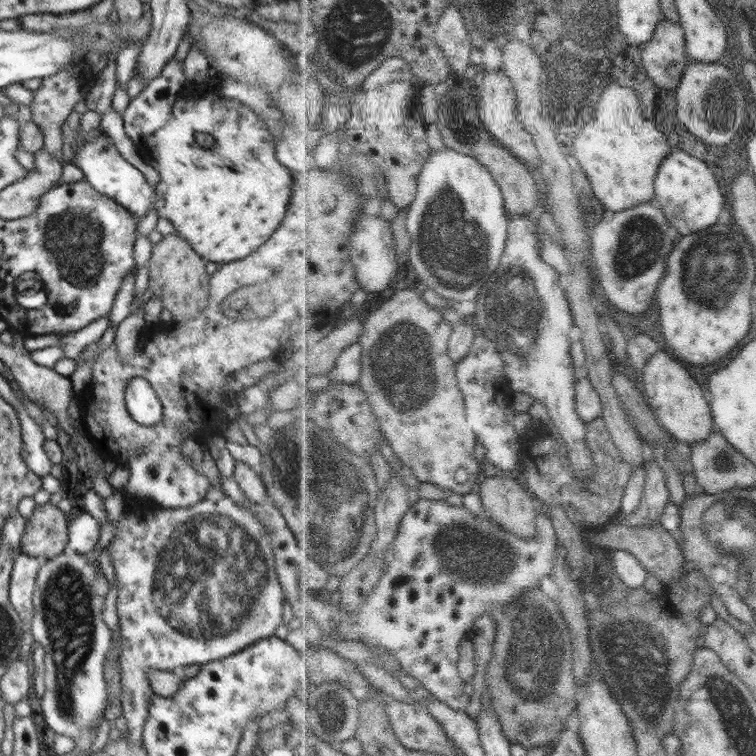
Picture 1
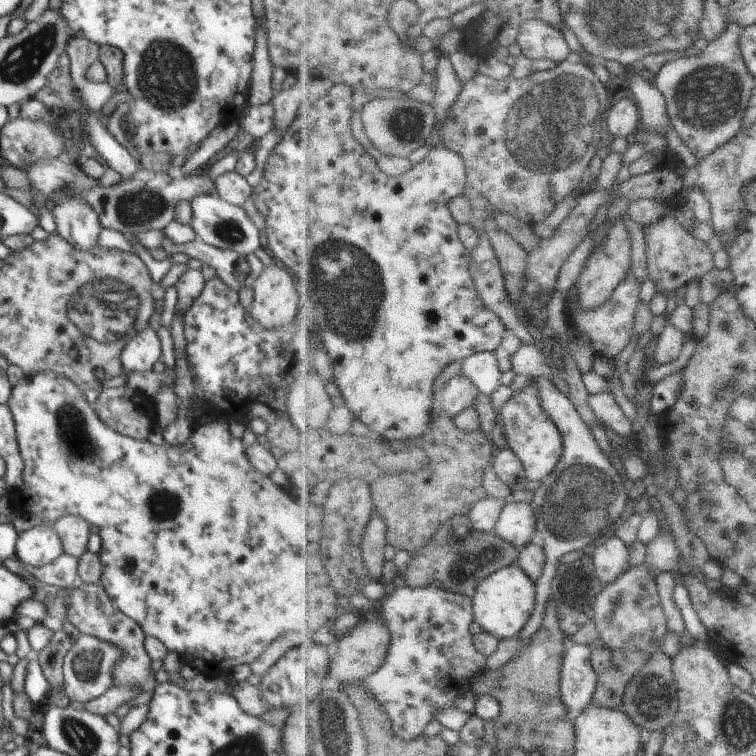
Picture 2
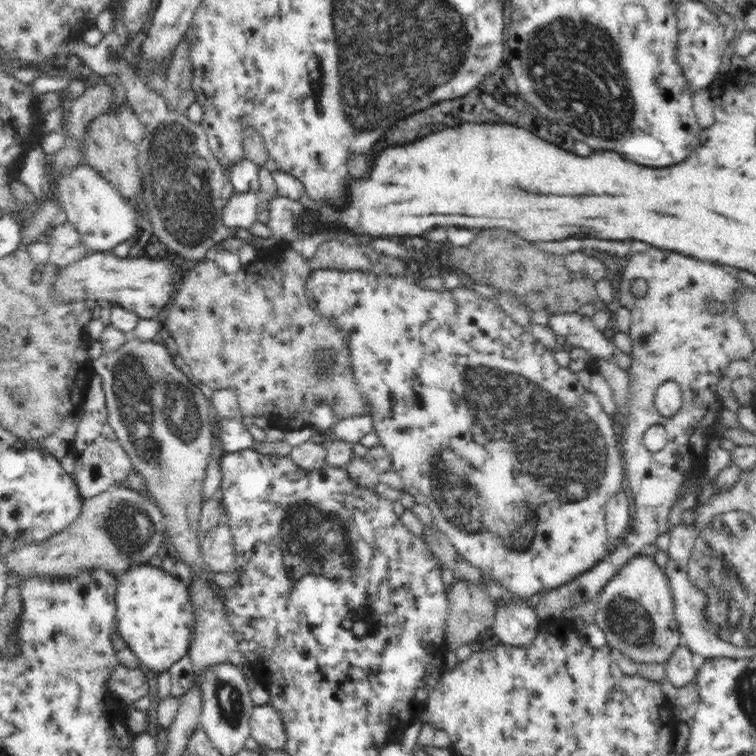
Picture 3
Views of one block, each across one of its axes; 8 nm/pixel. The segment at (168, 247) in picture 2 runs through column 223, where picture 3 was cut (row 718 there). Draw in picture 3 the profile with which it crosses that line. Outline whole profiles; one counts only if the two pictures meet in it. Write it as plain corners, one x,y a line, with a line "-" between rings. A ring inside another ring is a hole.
269,703
256,705
250,715
251,737
270,750
285,749
286,733
280,713

